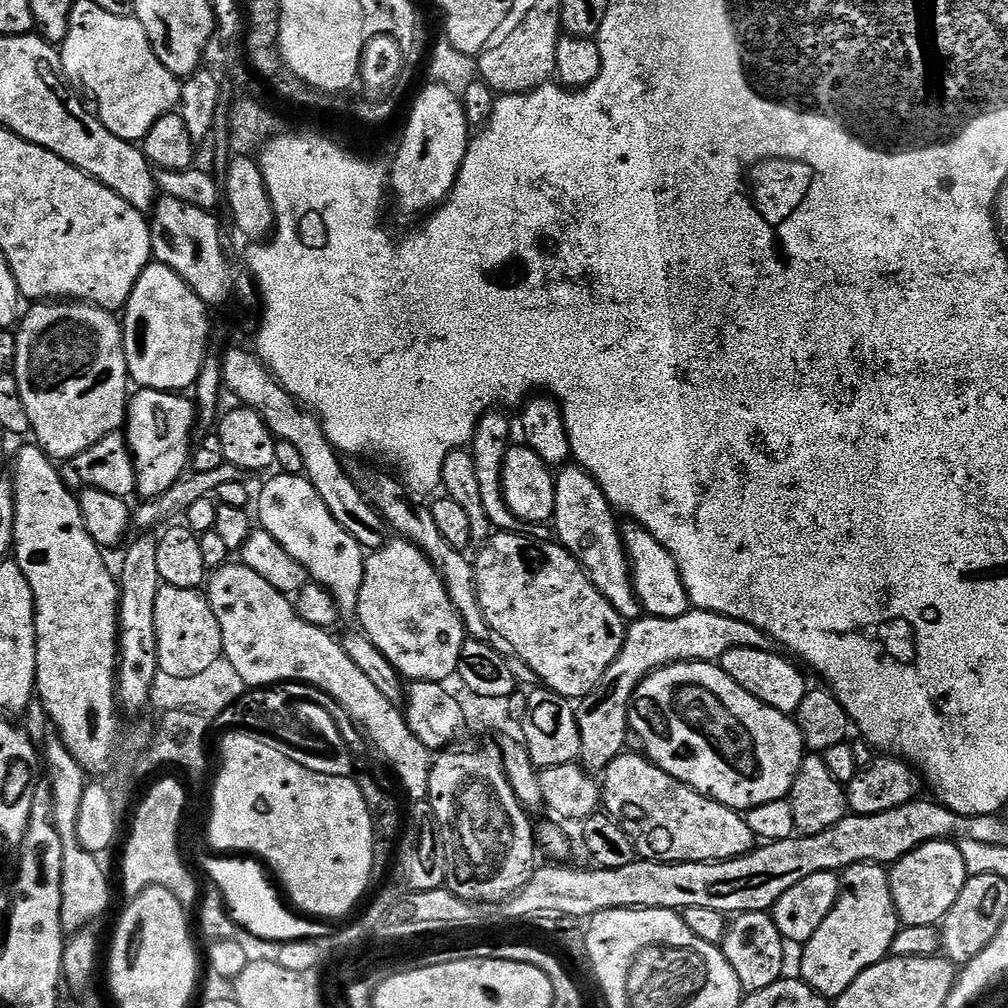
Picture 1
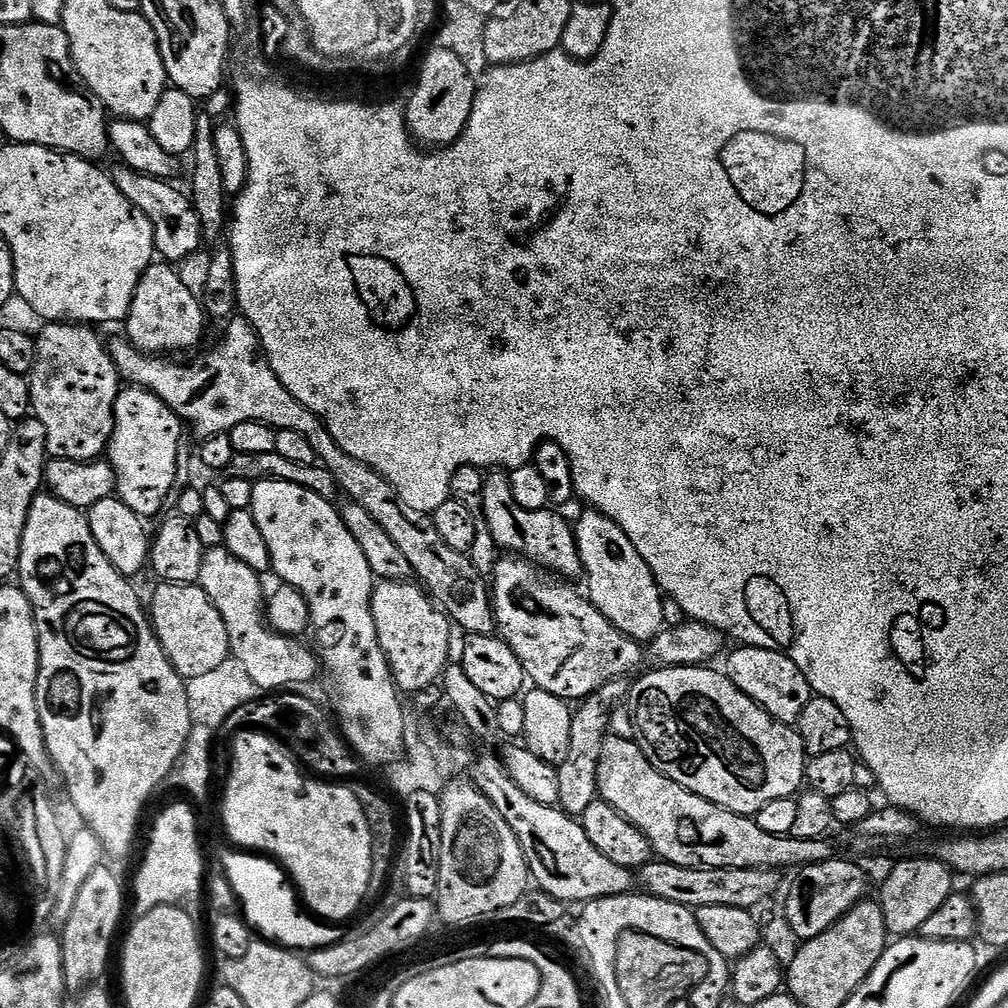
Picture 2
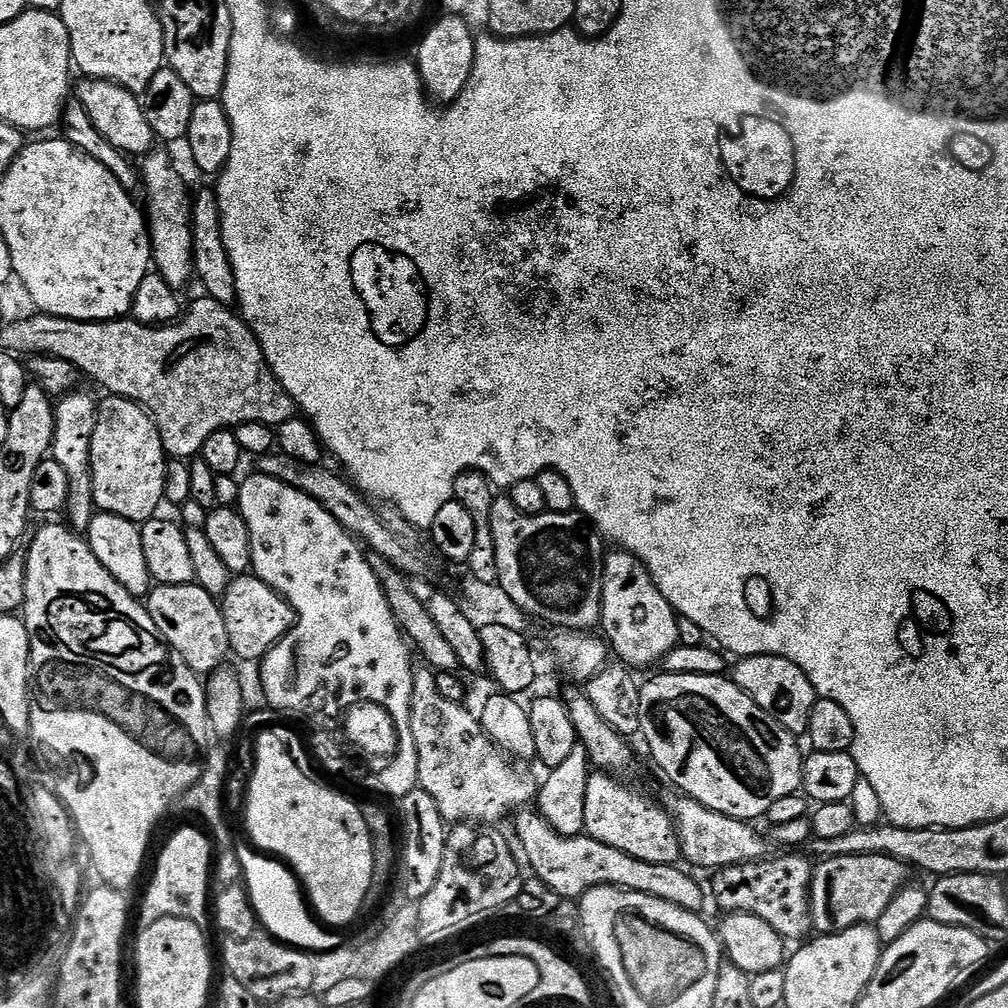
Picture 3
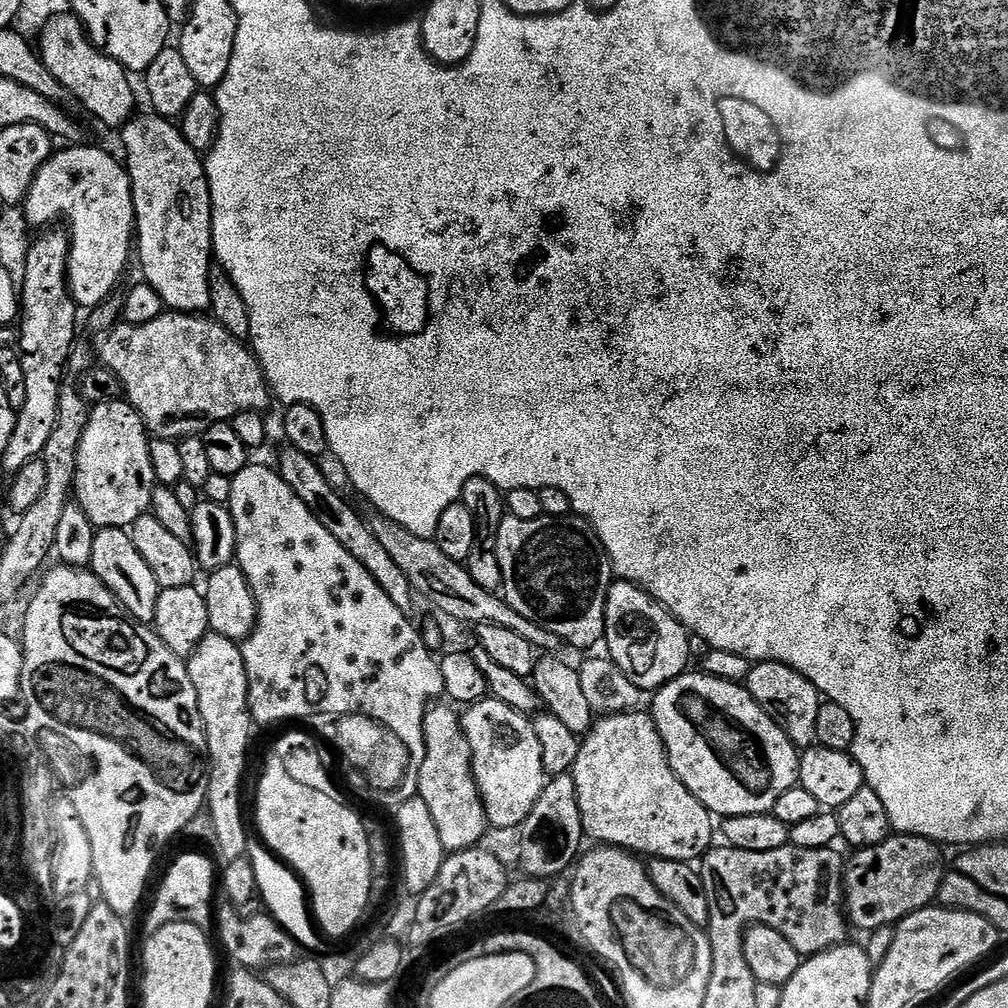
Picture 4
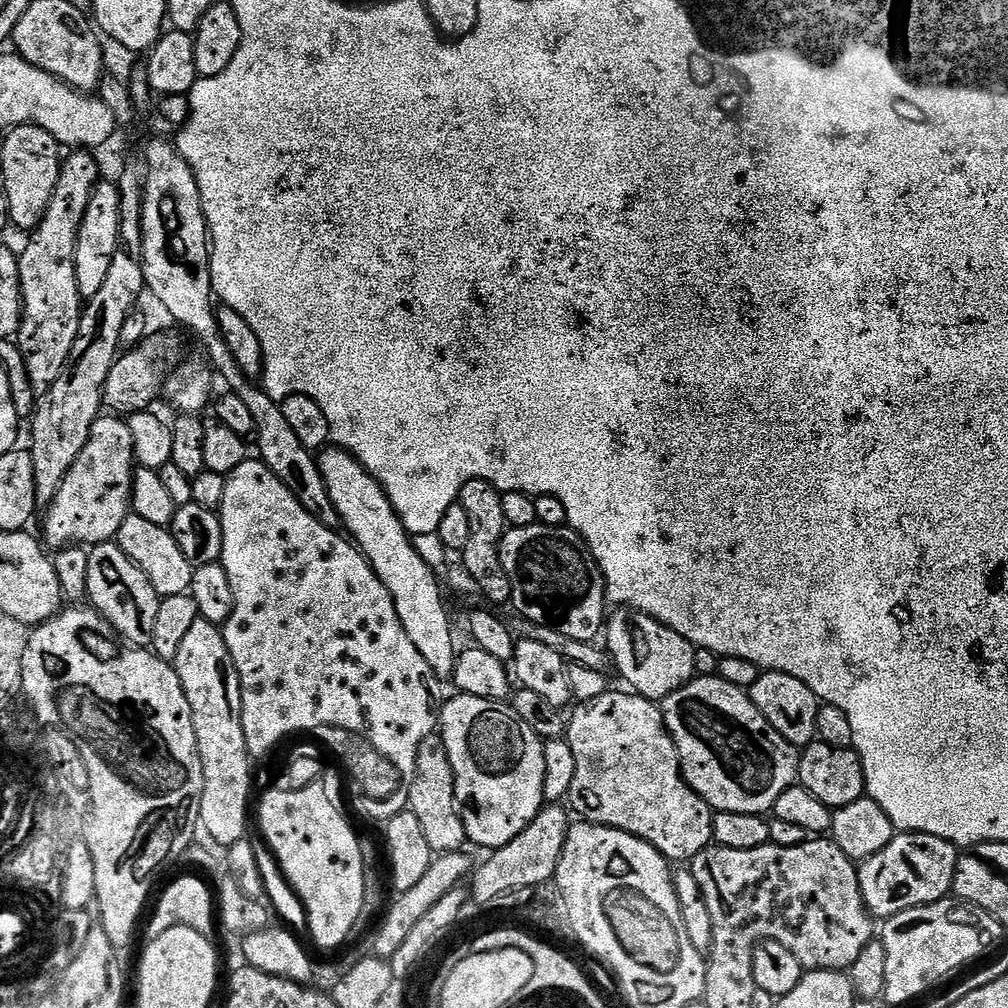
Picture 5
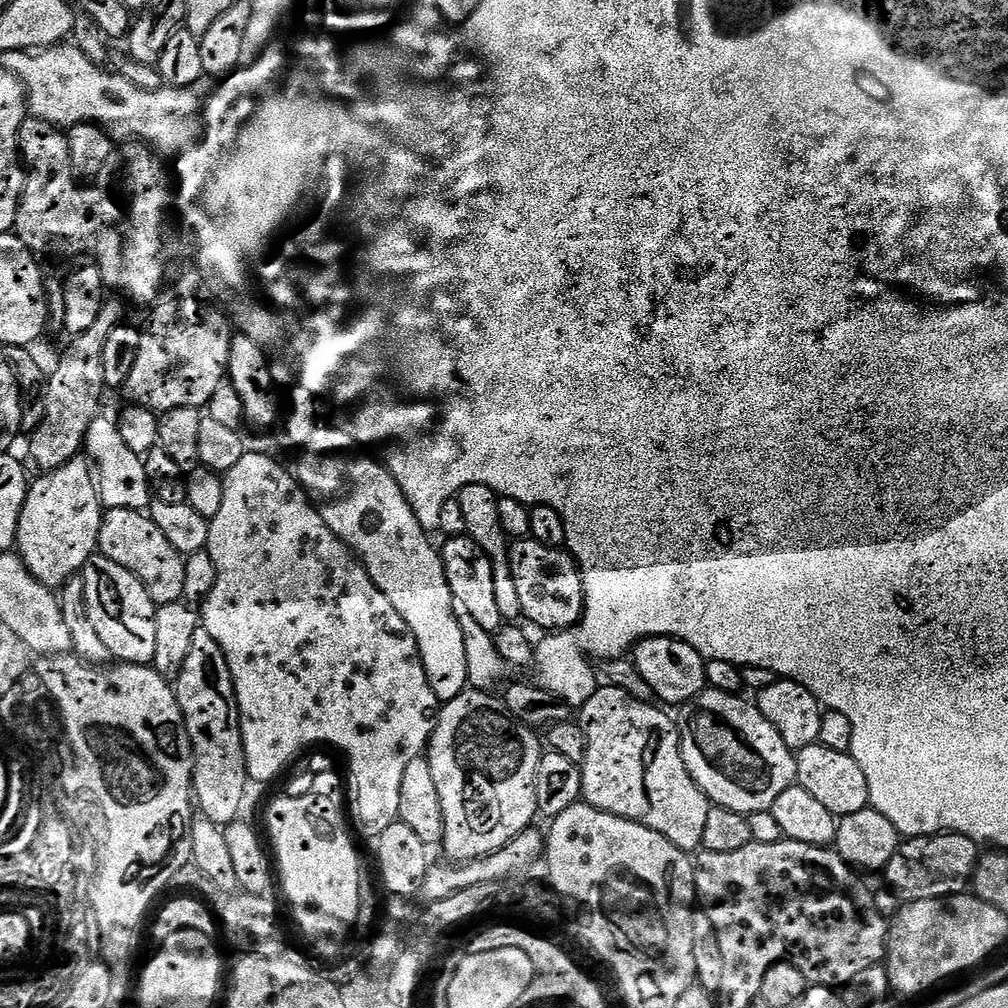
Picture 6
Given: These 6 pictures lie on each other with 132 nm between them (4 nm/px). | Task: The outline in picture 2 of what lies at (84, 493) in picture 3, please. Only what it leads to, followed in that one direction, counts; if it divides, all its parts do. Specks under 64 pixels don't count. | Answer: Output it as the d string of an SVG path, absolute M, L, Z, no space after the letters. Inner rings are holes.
M48 322L35 337L36 361L28 385L35 419L46 426L46 446L53 460L101 459L114 430L114 406L122 387L108 345L95 327L83 322Z

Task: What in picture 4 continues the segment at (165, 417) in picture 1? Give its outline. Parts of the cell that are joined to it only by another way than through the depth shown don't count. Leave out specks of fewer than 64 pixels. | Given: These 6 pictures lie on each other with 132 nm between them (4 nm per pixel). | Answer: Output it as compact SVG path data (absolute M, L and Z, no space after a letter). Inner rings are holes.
M127 399L104 400L88 413L88 425L82 434L76 459L74 502L90 518L93 528L131 529L138 517L145 515L152 504L152 489L157 487L154 466L150 466L148 445L150 437L142 418L132 409Z

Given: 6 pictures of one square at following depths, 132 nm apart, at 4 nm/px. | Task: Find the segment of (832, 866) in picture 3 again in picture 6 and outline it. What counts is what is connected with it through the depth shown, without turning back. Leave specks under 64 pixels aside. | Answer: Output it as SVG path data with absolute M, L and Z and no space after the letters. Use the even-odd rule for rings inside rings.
M941 832L939 836L913 836L905 839L894 858L890 858L882 879L901 896L901 901L943 900L961 895L971 885L981 855L982 848L977 841L957 832Z

